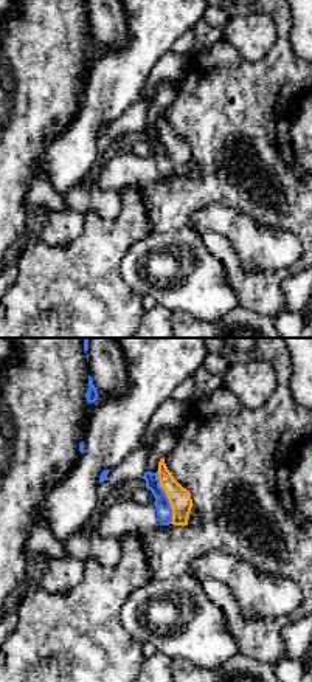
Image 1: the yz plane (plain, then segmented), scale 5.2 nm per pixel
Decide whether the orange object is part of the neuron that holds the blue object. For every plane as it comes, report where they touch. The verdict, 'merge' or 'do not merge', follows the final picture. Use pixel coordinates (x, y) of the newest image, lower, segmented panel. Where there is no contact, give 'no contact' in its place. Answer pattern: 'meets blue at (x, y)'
meets blue at (166, 498)

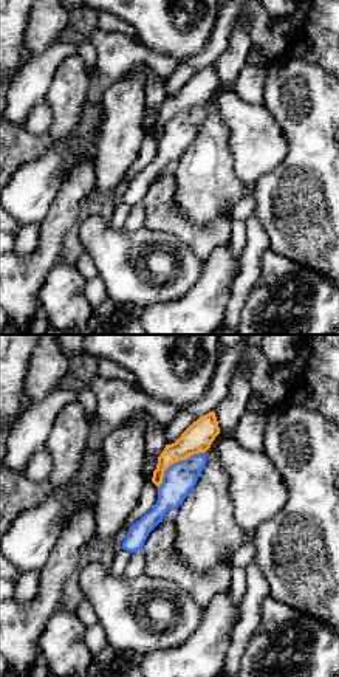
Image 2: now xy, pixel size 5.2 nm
meets blue at (177, 462)

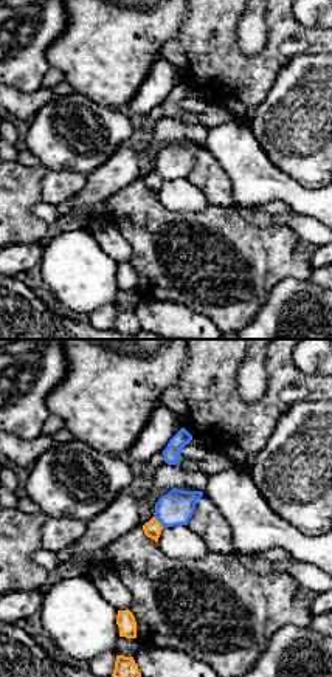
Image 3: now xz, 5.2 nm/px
meets blue at (159, 521)

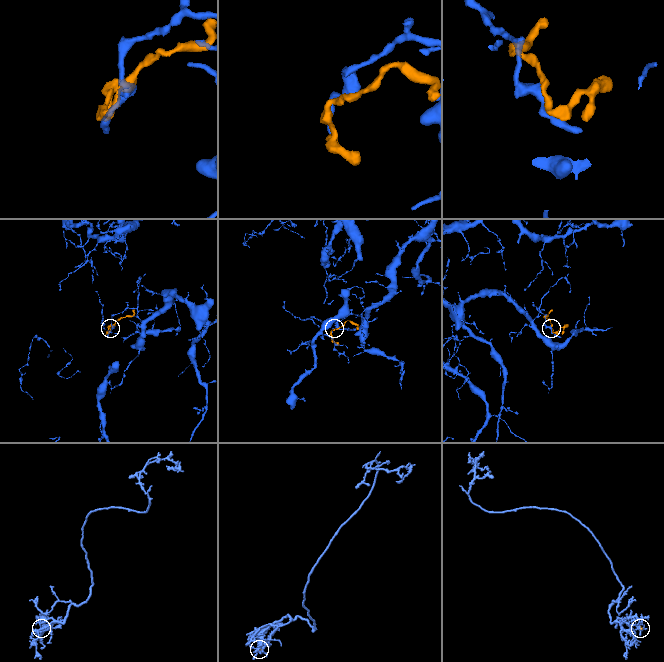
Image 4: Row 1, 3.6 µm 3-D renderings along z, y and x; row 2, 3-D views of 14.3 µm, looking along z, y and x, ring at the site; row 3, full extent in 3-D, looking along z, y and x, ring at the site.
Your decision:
do not merge

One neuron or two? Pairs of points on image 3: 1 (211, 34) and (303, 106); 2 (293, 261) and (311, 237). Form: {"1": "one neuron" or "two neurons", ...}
{"1": "two neurons", "2": "two neurons"}

